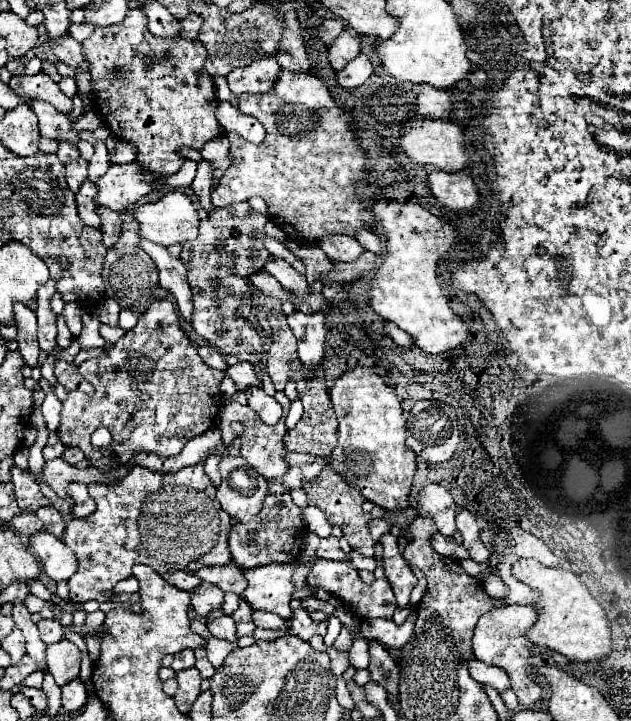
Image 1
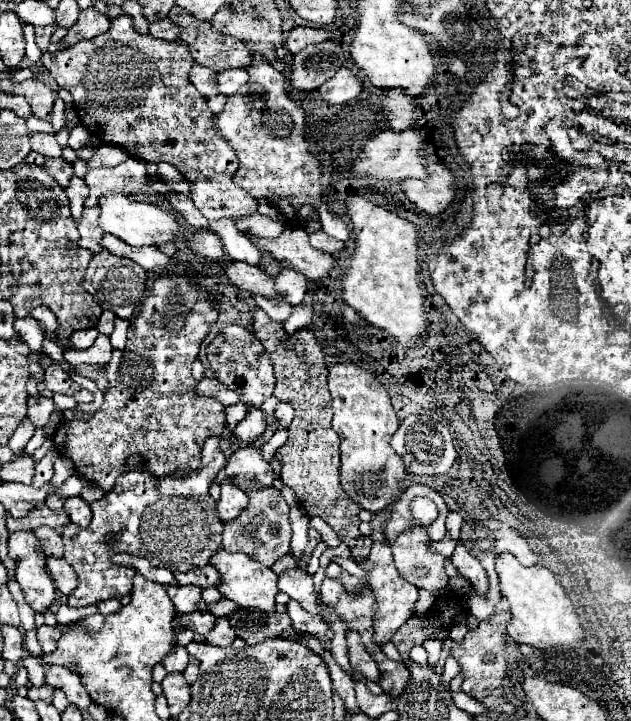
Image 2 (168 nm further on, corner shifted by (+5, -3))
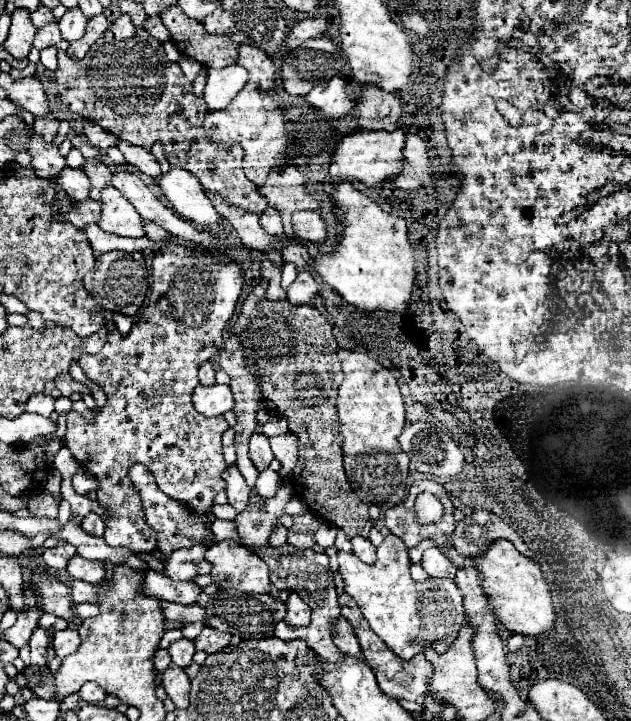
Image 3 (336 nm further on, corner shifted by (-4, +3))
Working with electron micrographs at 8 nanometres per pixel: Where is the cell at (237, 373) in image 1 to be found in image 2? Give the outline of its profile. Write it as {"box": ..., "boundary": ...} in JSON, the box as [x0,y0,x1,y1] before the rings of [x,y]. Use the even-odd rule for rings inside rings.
{"box":[195,378,239,406],"boundary":[[[203,378],[197,386],[195,386],[195,394],[197,396],[207,396],[207,398],[215,398],[217,402],[221,402],[223,406],[231,406],[239,402],[239,394],[235,390],[225,388],[217,378]]]}

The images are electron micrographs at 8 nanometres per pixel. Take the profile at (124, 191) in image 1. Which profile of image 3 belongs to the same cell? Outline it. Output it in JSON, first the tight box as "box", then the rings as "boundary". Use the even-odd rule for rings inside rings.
{"box":[82,160,112,200],"boundary":[[[86,160],[86,164],[82,166],[82,170],[88,174],[90,184],[92,184],[92,188],[90,188],[90,198],[92,198],[92,200],[100,200],[102,188],[104,188],[106,184],[110,184],[110,180],[112,180],[110,168],[108,168],[106,164],[98,162],[98,160]]]}

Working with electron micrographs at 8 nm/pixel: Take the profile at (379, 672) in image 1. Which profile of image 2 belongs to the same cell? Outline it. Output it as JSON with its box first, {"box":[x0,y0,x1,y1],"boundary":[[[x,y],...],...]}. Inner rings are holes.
{"box":[347,630,379,682],"boundary":[[[349,630],[347,632],[347,648],[349,648],[349,662],[353,668],[357,668],[361,674],[365,674],[371,682],[375,682],[379,678],[379,668],[377,664],[371,660],[369,652],[365,650],[365,646],[361,644],[361,638],[357,632]]]}

